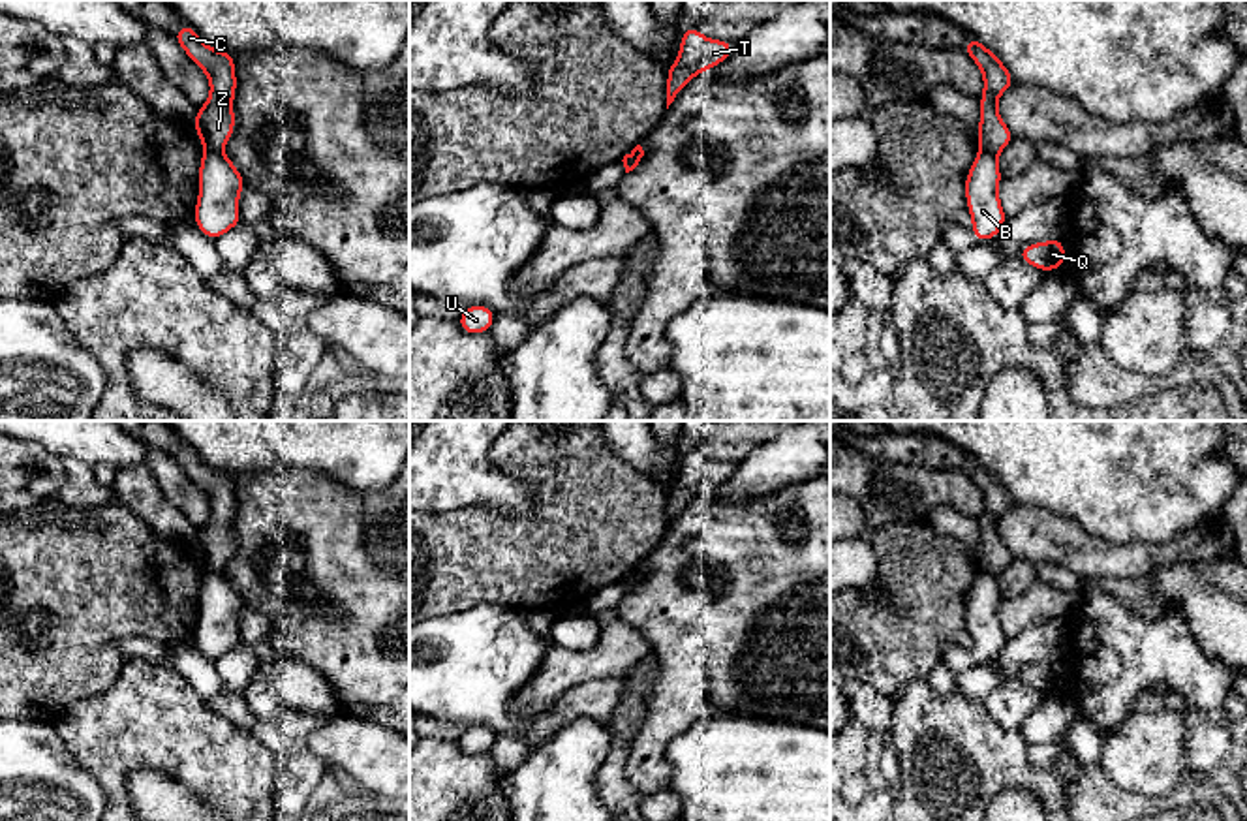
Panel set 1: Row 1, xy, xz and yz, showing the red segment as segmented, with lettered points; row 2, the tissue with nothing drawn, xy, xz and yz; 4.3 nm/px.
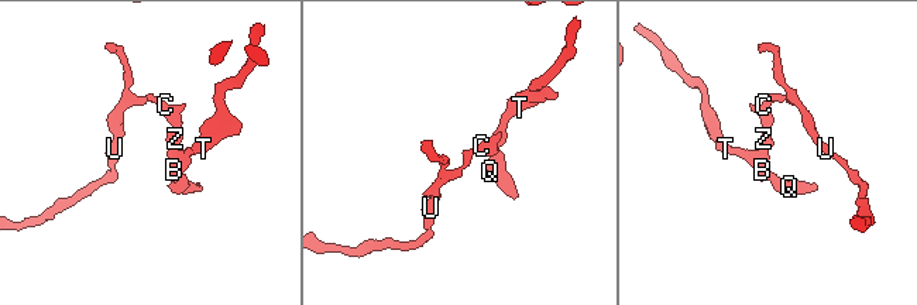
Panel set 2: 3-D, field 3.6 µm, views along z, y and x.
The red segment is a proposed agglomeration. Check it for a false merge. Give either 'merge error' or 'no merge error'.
merge error

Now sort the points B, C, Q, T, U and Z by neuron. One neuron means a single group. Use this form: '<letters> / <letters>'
B Q T / C U Z

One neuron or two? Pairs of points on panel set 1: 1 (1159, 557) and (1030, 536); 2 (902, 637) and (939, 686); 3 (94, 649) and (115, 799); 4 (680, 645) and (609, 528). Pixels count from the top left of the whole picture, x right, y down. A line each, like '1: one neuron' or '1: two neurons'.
1: one neuron
2: two neurons
3: two neurons
4: two neurons

